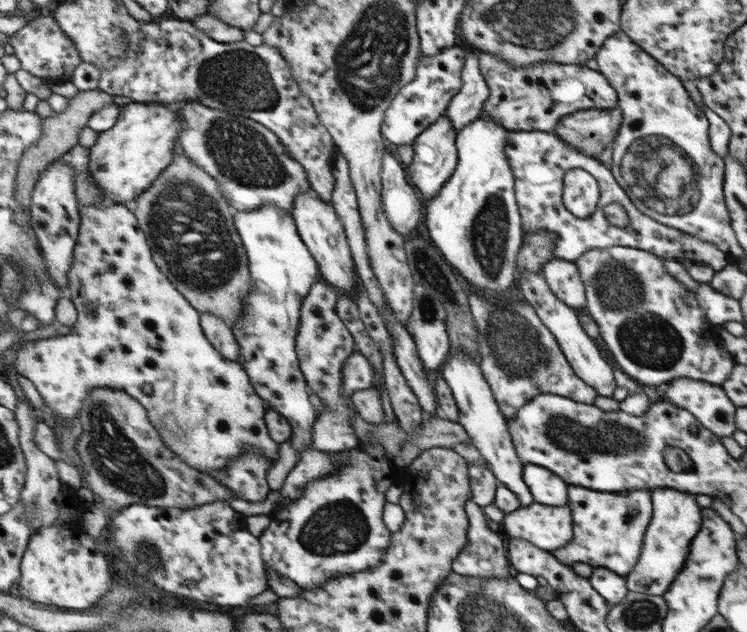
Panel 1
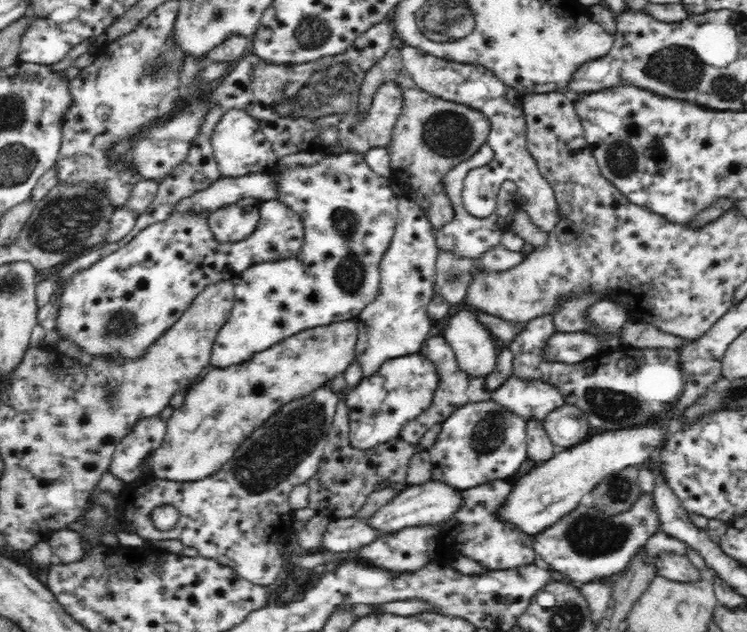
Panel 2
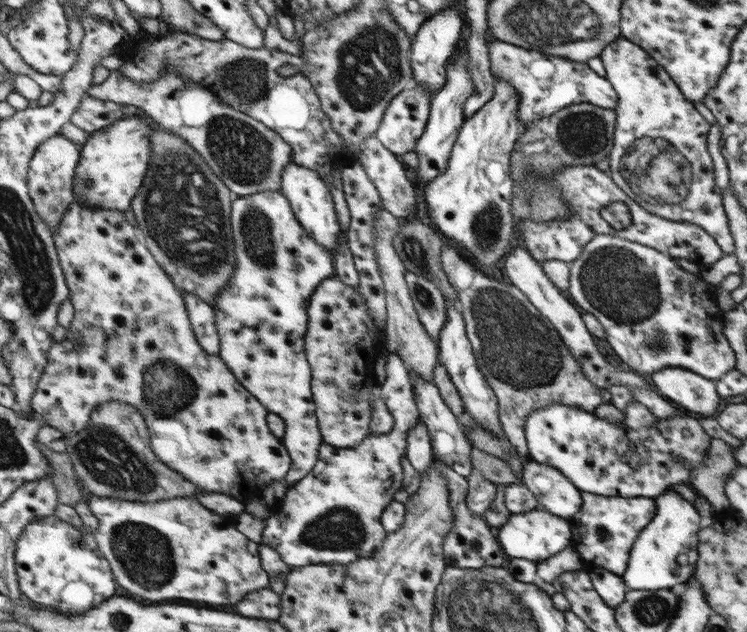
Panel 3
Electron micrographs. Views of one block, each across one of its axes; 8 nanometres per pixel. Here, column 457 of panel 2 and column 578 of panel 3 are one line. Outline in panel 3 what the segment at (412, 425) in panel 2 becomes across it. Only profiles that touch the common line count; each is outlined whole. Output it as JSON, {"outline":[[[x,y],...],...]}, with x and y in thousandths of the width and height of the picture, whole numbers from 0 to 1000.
{"outline":[[[596,383],[592,388],[592,421],[600,446],[613,462],[616,492],[622,502],[622,519],[637,560],[639,582],[665,623],[665,655],[676,691],[696,722],[708,722],[703,671],[705,660],[715,652],[743,638],[794,653],[801,642],[818,638],[817,620],[795,609],[783,595],[778,573],[758,547],[751,527],[703,464],[687,449],[653,440]]]}

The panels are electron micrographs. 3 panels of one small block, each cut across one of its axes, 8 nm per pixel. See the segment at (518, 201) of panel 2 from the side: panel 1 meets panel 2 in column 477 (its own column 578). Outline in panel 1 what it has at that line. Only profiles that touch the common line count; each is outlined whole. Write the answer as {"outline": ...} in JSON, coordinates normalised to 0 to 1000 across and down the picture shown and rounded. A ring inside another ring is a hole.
{"outline":[[[683,207],[681,210],[676,241],[691,283],[692,315],[697,328],[697,354],[701,370],[720,370],[720,367],[744,370],[742,410],[768,415],[791,394],[838,388],[843,392],[863,394],[865,399],[876,400],[885,408],[904,411],[921,408],[921,411],[948,419],[957,430],[977,418],[977,407],[950,381],[942,381],[913,362],[886,354],[861,337],[821,278],[819,269],[801,250],[784,247],[774,241],[768,231],[752,226],[752,222],[748,222],[739,207]],[[767,267],[782,267],[790,272],[801,288],[803,315],[798,321],[798,331],[791,345],[774,345],[756,328],[756,277]],[[818,320],[827,320],[838,331],[842,354],[835,361],[817,354],[811,345],[807,329]]]}

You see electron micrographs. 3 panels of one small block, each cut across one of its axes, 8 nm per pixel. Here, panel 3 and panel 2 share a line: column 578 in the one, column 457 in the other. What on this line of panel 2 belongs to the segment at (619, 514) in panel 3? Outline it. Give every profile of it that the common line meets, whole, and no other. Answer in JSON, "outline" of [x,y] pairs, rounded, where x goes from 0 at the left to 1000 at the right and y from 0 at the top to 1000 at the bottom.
{"outline":[[[707,728],[693,750],[677,763],[656,761],[625,774],[621,780],[620,802],[597,828],[538,835],[533,842],[514,845],[475,872],[448,875],[428,869],[424,875],[400,880],[387,869],[379,883],[386,884],[399,899],[415,902],[423,899],[426,892],[452,894],[466,886],[477,886],[526,905],[527,910],[556,908],[573,892],[594,892],[605,886],[610,877],[625,880],[656,903],[680,902],[712,892],[716,878],[712,867],[715,848],[693,839],[693,834],[683,832],[683,828],[672,826],[663,812],[667,810],[668,799],[677,791],[677,785],[685,780],[689,769],[688,759],[704,752],[719,736],[720,733]]]}

